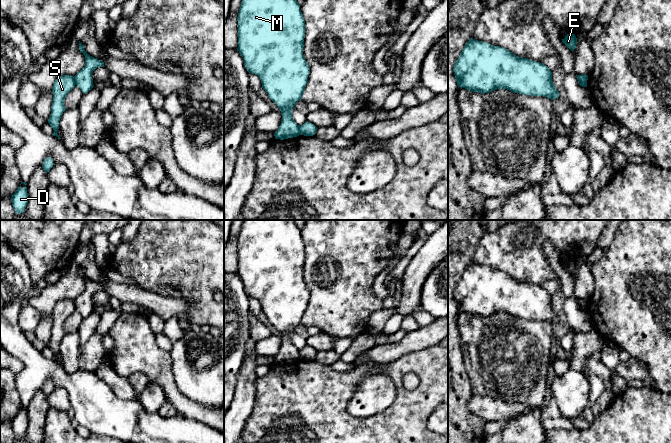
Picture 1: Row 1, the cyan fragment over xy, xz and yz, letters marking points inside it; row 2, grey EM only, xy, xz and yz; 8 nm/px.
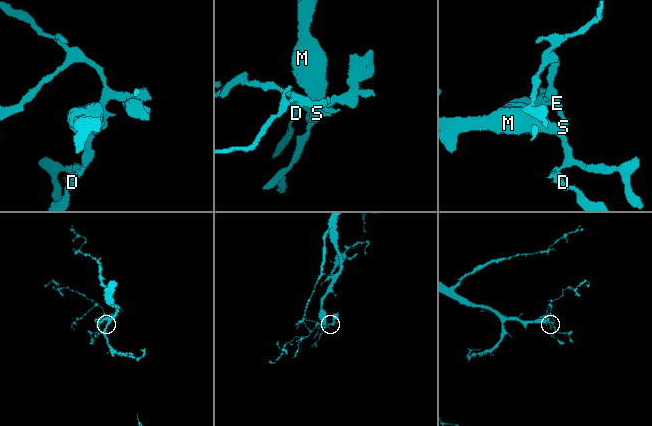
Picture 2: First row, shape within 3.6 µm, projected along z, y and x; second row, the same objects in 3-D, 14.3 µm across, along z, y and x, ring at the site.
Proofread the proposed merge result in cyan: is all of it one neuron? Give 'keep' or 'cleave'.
cleave

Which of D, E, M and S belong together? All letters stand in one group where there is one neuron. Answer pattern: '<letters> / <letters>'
D M S / E

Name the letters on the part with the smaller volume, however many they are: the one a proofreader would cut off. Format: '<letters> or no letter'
E

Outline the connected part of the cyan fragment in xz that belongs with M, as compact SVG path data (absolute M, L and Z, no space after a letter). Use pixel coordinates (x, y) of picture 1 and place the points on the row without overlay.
M244 220L237 245L237 274L244 283L245 292L260 302L262 312L282 338L275 362L284 364L299 360L299 349L292 342L292 334L302 323L310 297L303 279L305 245L300 228L294 220Z

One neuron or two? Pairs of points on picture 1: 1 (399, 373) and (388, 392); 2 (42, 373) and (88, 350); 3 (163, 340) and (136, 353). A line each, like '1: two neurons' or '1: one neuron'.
1: two neurons
2: two neurons
3: two neurons

